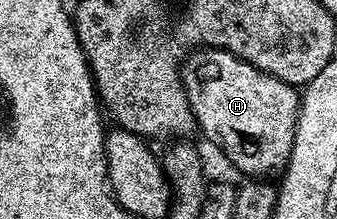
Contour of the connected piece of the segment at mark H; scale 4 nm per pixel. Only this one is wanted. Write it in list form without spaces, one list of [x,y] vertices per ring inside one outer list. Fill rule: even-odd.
[[[201,48],[185,60],[182,70],[184,90],[196,116],[199,132],[216,149],[224,152],[224,157],[248,179],[264,179],[277,169],[283,170],[294,147],[294,135],[300,115],[301,94],[297,86],[288,85],[274,75],[264,73],[258,67],[238,59],[224,49]]]

